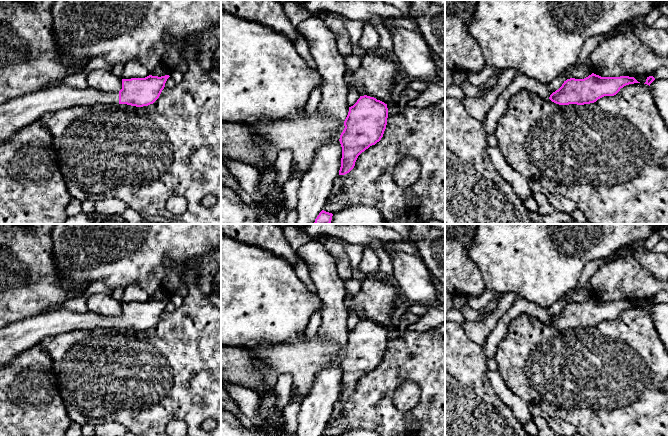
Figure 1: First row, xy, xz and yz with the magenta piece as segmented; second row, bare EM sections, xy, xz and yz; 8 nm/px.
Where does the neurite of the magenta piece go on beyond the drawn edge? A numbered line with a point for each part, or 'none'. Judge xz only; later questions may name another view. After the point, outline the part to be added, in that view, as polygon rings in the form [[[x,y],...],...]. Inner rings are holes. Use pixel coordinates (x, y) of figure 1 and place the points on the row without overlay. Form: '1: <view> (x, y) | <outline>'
1: xz (302, 359) | [[[300,338],[280,344],[265,343],[244,348],[249,349],[270,372],[292,375],[293,398],[283,409],[287,434],[297,432],[298,414],[317,372],[331,362],[339,364],[345,352],[344,346],[332,341],[320,341],[318,338],[312,341]]]

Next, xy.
1: xy (15, 338) | [[[61,306],[14,322],[0,328],[0,366],[48,336],[96,328],[119,328],[119,316],[109,317],[90,311],[80,314]]]

